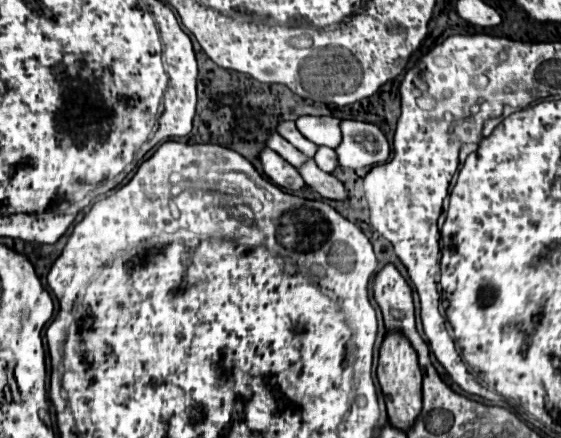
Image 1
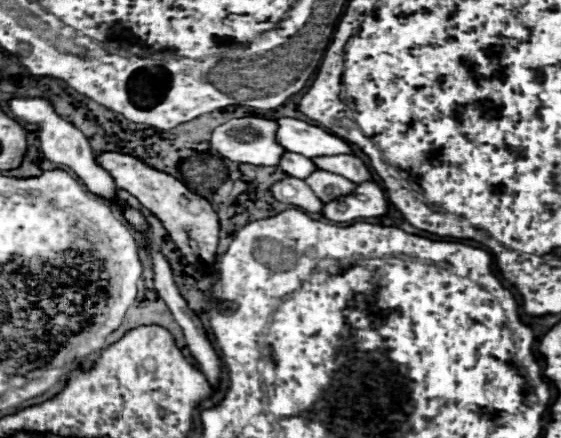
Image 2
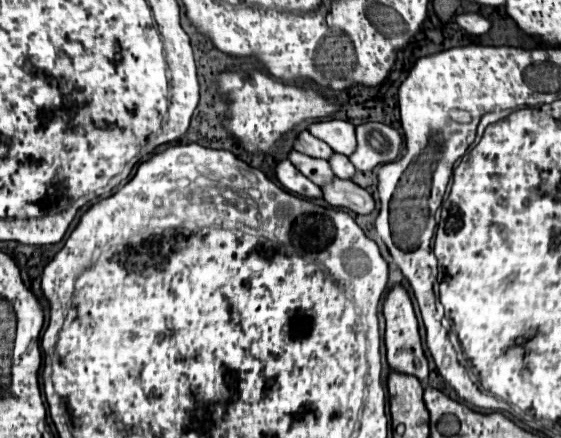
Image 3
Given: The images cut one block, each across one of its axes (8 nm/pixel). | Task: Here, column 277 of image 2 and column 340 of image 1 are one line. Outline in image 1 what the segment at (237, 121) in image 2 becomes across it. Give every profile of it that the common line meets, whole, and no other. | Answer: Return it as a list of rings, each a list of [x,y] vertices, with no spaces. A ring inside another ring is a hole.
[[[342,120],[340,130],[342,142],[334,152],[342,168],[364,168],[388,160],[390,144],[378,126],[358,120]]]

